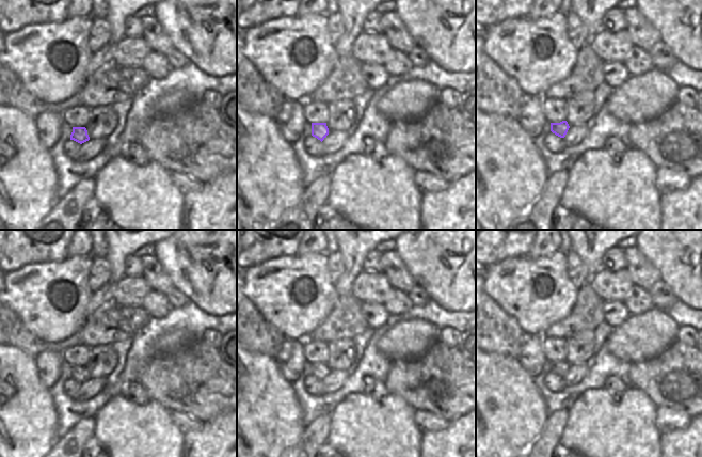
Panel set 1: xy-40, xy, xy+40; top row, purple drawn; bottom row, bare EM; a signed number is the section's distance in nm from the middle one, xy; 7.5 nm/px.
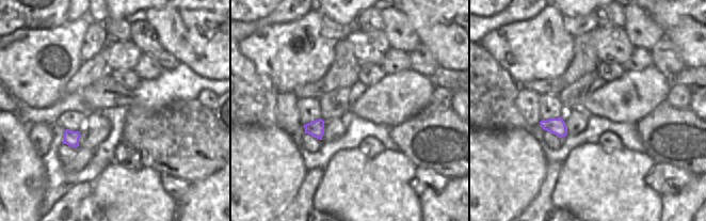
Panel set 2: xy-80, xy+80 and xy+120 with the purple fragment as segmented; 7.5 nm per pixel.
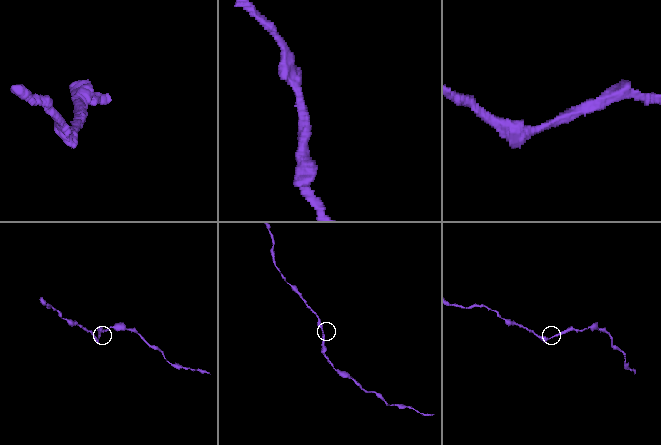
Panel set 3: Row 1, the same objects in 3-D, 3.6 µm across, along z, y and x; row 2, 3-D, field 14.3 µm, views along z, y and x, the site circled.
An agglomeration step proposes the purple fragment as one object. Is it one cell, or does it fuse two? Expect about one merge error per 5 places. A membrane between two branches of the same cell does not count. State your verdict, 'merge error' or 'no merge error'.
no merge error

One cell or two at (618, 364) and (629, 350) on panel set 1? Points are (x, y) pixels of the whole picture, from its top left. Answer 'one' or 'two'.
two

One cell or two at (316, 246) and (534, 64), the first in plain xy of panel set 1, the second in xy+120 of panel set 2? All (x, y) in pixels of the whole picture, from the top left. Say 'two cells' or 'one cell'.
two cells

